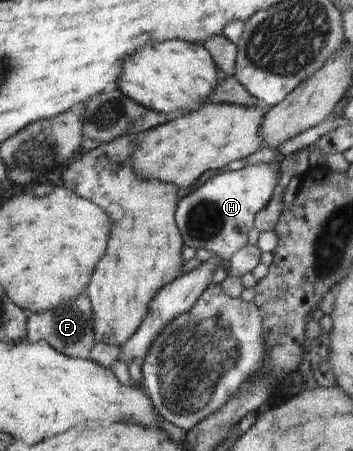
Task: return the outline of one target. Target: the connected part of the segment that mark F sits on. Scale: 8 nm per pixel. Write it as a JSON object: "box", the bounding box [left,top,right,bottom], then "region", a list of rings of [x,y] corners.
{"box":[27,292,94,358],"region":[[[87,292],[71,299],[63,306],[55,307],[54,310],[33,313],[27,319],[28,340],[47,341],[55,350],[68,357],[90,358],[90,352],[94,348],[94,311]]]}

